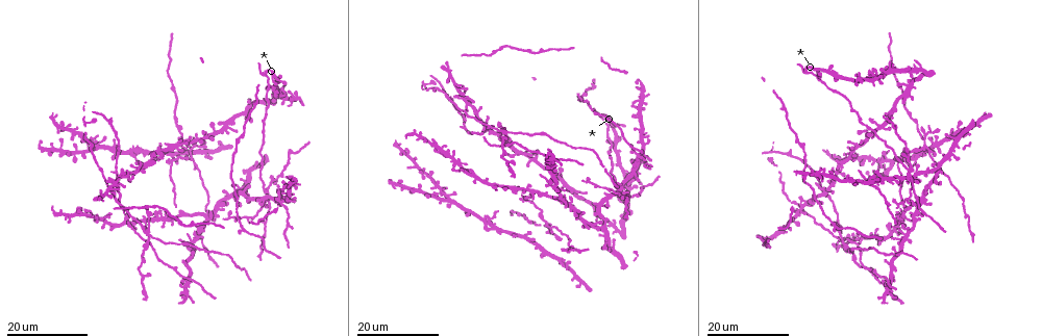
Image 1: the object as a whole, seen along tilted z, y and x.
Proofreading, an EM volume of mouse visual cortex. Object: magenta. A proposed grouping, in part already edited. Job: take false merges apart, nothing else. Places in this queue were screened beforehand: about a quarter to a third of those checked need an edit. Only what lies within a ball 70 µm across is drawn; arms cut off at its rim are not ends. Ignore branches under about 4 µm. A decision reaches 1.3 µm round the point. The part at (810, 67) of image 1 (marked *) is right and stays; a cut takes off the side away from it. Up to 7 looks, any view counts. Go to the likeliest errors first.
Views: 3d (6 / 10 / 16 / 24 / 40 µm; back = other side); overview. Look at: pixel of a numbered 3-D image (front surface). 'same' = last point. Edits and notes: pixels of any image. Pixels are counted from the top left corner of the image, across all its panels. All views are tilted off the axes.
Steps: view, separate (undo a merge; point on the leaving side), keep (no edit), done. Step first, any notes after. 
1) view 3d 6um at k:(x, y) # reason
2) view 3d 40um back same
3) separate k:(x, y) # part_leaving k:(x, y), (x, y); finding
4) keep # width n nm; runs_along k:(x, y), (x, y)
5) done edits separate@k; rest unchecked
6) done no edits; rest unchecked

view 3d 16um at 1:(113, 181) # two arms at a narrow angle

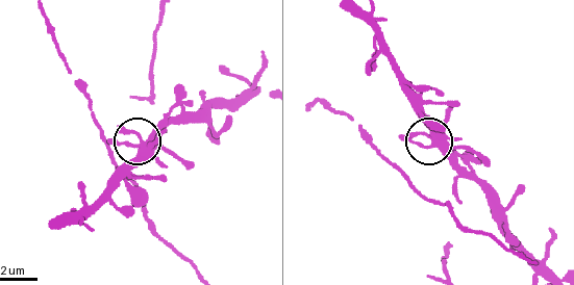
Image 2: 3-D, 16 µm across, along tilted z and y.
view 3d 10um at 2:(435, 140)

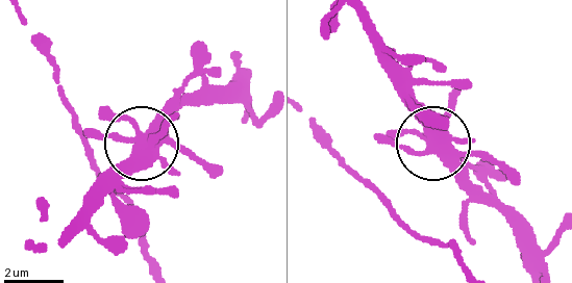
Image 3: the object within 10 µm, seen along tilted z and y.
keep # width 410 nm; runs_along 3:(252, 74), (189, 103), (103, 177); continuous, no second neuron

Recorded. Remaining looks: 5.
view 3d 16um at 1:(490, 222) # four or more arms meet

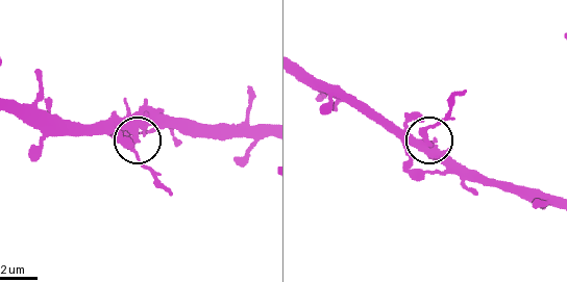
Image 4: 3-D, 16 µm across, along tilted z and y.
view 3d 6um at 4:(132, 136)

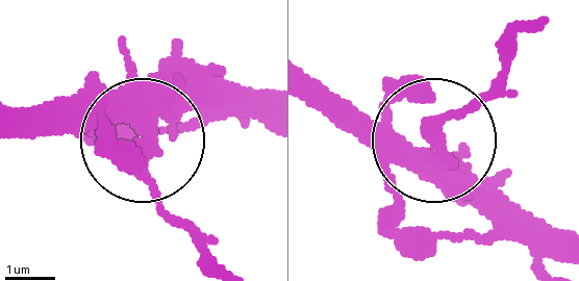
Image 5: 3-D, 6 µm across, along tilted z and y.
separate 5:(428, 119) # side_arm 5 um; part_leaving 5:(425, 158), (518, 39); two neurons meet here

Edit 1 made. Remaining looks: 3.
view 3d 24um at 1:(884, 276) # two arms in line, one across

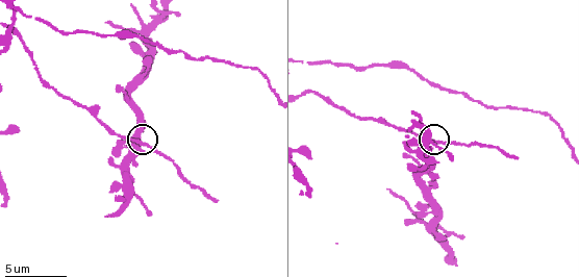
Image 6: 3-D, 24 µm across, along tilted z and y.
view 3d 6um at 6:(138, 142) # closer look

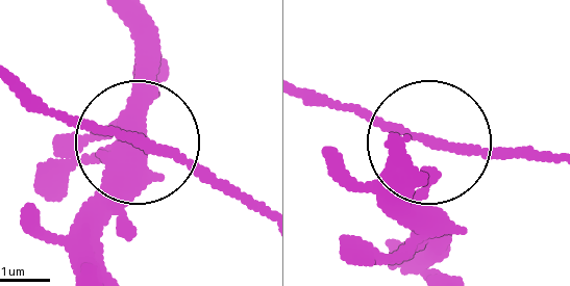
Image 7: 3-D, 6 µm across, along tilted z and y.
keep # arms 3; continuous, no second neuron

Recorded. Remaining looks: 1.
view 3d 16um at 6:(423, 223) # thin arm on a thick one

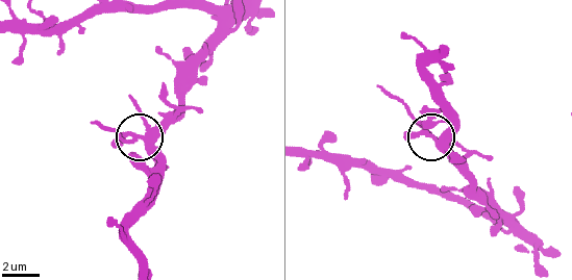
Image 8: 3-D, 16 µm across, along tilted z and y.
keep # runs_along 8:(248, 10), (153, 127), (123, 140), (104, 130); one neuron here

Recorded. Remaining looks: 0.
done edits separate@5; rest unchecked

